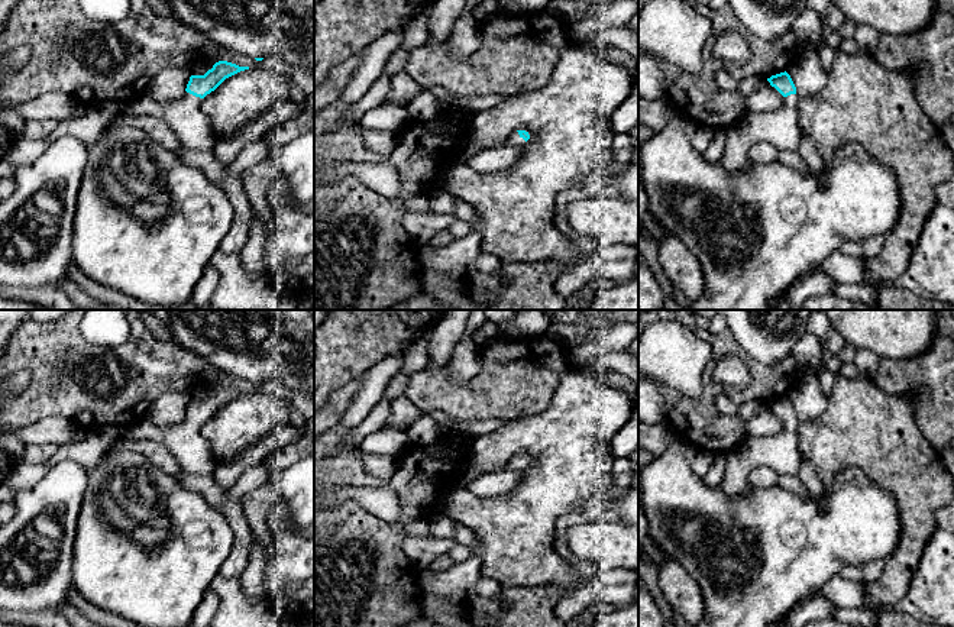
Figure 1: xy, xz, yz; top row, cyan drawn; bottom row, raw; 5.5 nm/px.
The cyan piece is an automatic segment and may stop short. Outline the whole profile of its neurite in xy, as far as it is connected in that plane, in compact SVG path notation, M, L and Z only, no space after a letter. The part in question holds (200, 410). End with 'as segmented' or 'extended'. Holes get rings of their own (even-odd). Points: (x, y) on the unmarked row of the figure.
M219 385L204 400L191 400L185 420L177 426L161 427L148 417L130 426L123 436L130 439L151 439L164 445L178 460L184 472L211 476L216 459L208 442L201 436L201 424L214 416L226 403L249 394L227 385Z; extended

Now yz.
M785 395L767 403L783 420L783 429L774 436L744 437L727 452L727 465L719 489L728 497L746 495L754 489L750 474L769 466L779 476L798 475L802 465L798 429L801 421L790 400Z; extended

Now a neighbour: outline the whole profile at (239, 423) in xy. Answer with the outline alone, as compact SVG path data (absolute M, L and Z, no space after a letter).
M249 392L226 403L201 427L216 462L236 459L265 434L290 423L291 405L271 392Z

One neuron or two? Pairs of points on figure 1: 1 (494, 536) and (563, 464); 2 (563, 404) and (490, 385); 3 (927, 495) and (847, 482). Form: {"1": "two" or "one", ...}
{"1": "one", "2": "two", "3": "two"}

